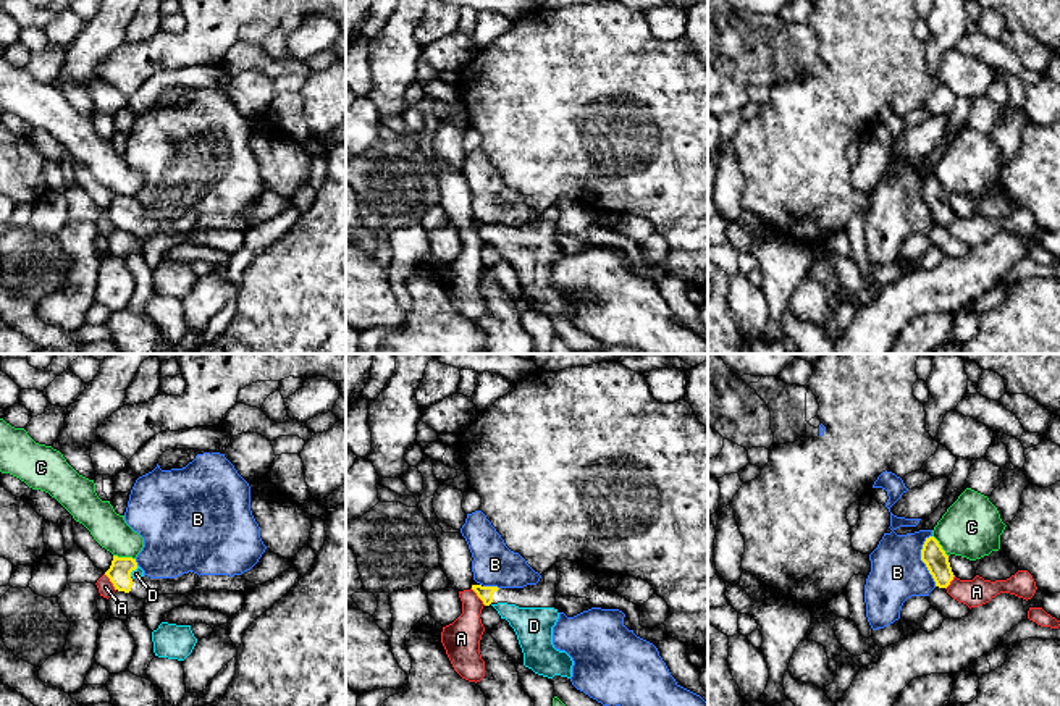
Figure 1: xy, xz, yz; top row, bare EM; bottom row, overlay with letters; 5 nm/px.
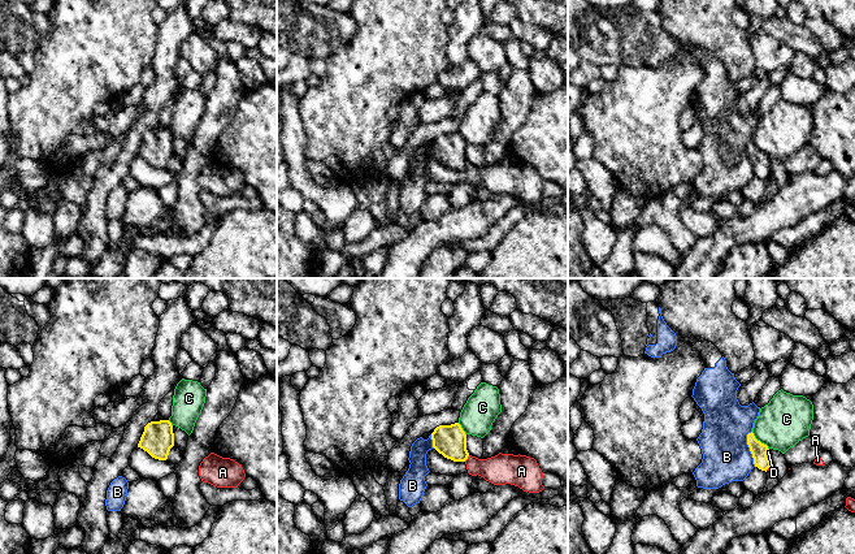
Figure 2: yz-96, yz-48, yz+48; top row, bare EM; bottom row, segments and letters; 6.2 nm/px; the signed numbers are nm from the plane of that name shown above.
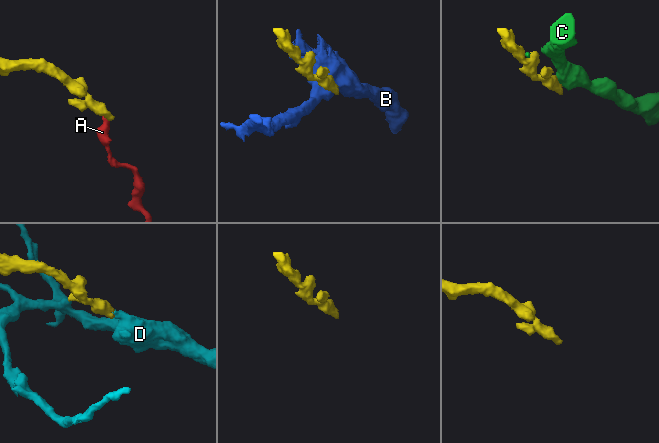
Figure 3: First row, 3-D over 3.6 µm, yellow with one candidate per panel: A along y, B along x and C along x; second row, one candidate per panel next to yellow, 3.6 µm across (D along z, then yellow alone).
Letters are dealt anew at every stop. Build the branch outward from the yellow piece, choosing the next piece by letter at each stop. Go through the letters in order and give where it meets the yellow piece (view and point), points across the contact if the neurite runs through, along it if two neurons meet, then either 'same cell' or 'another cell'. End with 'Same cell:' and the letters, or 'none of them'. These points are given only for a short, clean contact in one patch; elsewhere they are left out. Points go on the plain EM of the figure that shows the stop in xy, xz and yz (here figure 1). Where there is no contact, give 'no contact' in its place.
A: meets yellow in xz at (477, 233); border along xz (471, 226), (485, 243); another cell
B: meets yellow in yz at (921, 197); border along yz (929, 173), (921, 188), (921, 199), (936, 223); another cell
C: meets yellow in xy at (125, 196); border along xy (113, 193), (134, 197); another cell
D: meets yellow in xy at (133, 207); runs through xy (120, 209), (133, 207), (136, 212); same cell
Same cell: D

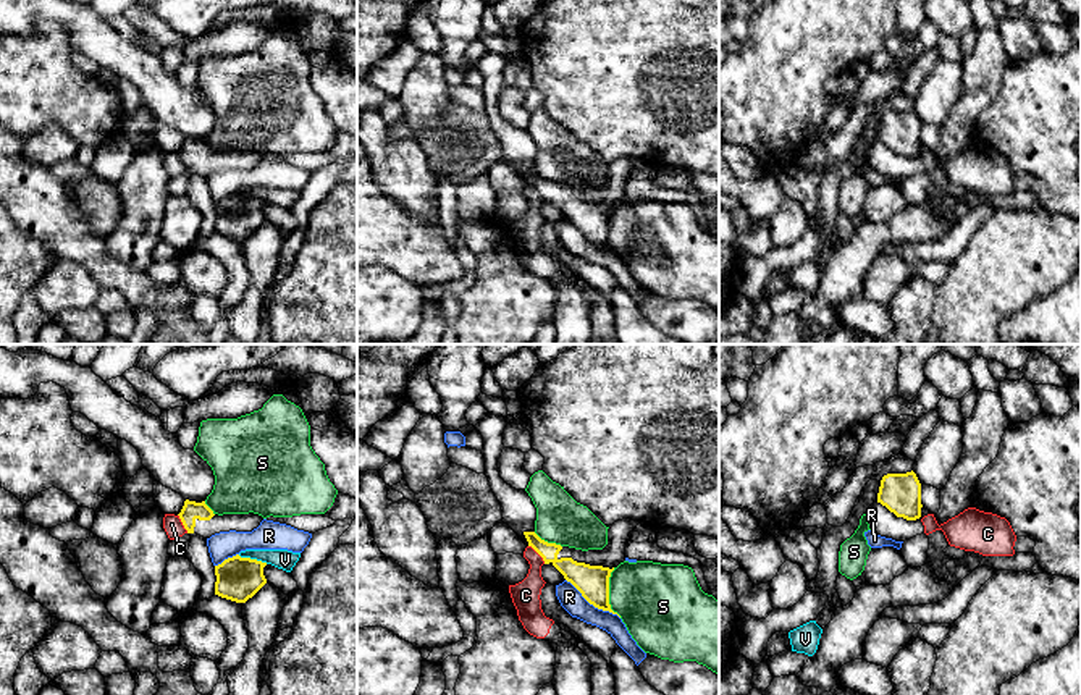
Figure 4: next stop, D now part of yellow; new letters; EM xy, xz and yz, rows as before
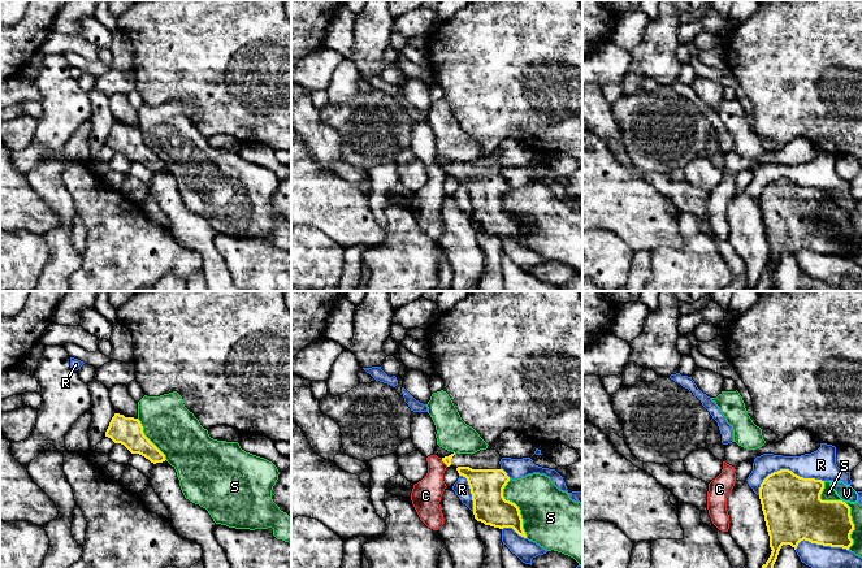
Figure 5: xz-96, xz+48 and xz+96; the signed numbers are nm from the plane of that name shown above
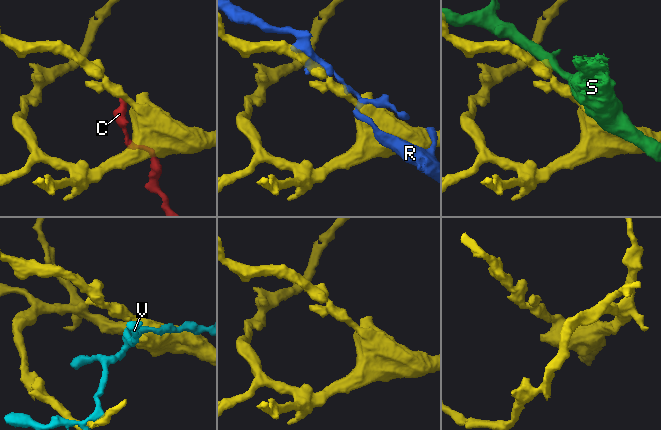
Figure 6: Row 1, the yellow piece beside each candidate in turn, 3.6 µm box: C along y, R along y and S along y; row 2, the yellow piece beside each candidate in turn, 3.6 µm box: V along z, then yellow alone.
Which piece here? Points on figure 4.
C: meets yellow in xz at (538, 191); border along xz (529, 183), (545, 201); another cell
R: meets yellow in xz at (593, 243); another cell
S: meets yellow in xz at (608, 231); another cell
V: meets yellow in xy at (252, 197); another cell
Same cell: none of them

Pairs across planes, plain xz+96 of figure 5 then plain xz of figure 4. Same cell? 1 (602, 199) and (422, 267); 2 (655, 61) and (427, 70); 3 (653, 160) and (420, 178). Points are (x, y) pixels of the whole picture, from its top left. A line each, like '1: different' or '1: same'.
1: same
2: different
3: different

